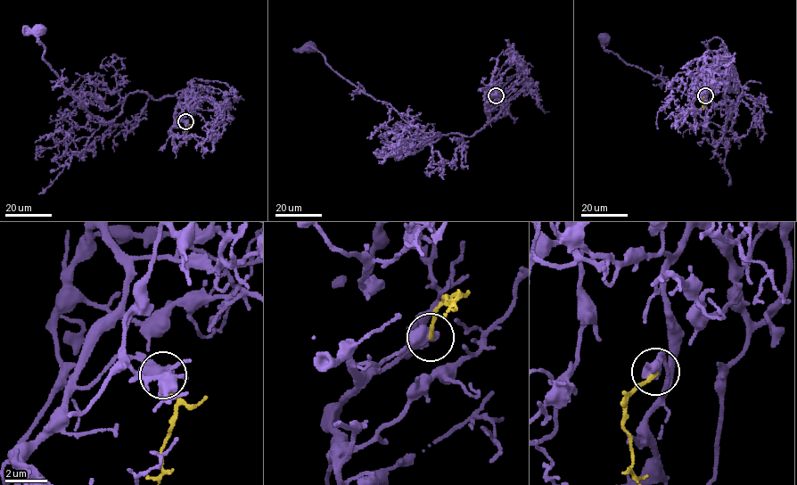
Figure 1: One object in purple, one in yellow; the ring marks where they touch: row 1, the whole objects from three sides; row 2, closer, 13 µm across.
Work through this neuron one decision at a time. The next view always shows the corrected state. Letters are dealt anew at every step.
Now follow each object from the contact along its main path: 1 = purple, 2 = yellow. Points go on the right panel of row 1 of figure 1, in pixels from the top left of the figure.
1: (705, 95), (710, 79), (717, 90), (719, 76), (734, 69), (718, 105), (624, 62), (603, 37)
2: (705, 95), (702, 99), (703, 109)

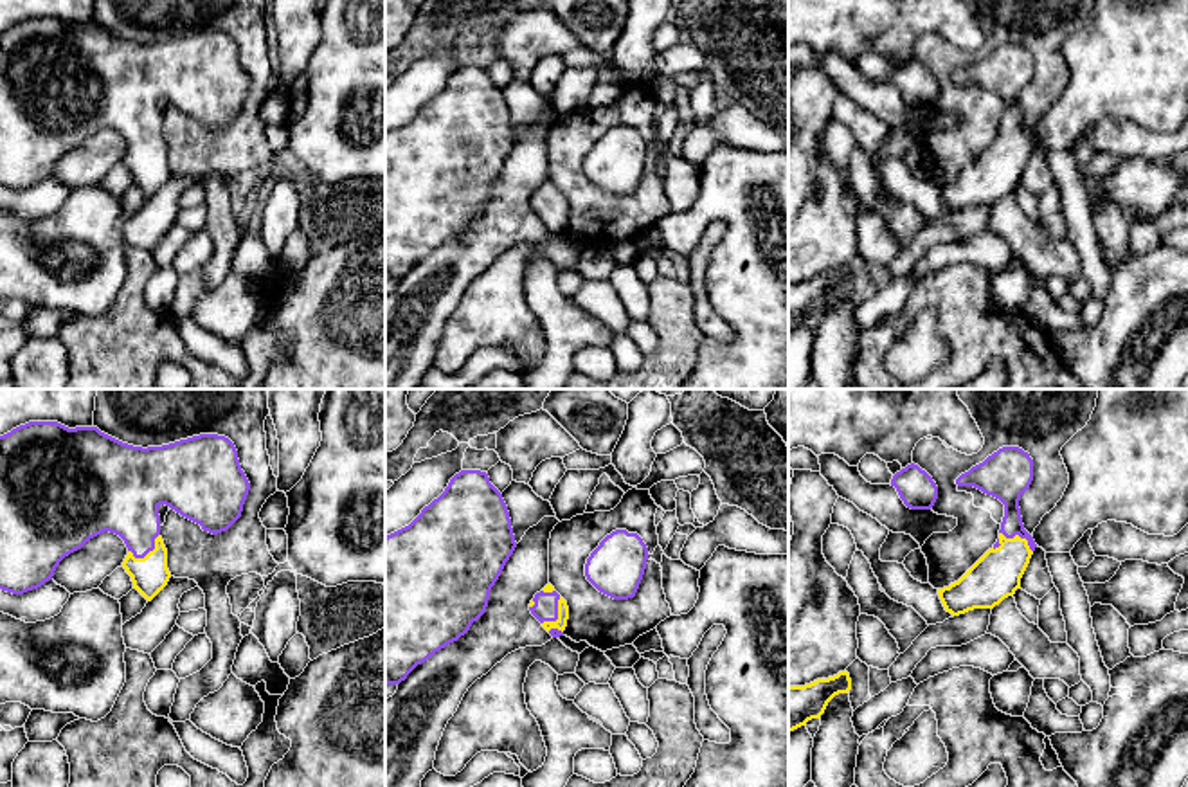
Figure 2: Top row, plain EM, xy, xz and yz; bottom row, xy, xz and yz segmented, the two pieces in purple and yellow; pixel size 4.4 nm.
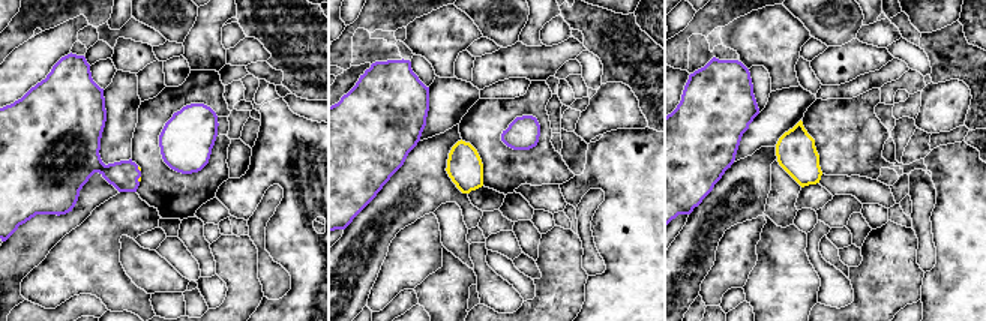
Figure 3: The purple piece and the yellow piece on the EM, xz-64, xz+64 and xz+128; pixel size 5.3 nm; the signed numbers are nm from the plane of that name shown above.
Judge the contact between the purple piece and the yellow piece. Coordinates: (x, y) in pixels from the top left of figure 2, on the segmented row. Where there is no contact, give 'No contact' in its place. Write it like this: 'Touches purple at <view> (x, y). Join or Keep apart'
Touches purple at xy (148, 551). Join

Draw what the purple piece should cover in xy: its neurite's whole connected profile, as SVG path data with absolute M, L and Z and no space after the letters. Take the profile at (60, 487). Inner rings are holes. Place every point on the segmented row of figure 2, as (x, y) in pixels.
M29 421L0 436L0 589L23 594L52 580L59 562L81 549L90 538L110 531L119 535L128 555L122 567L137 589L151 602L169 582L167 549L160 537L158 506L166 504L182 517L218 535L227 531L243 511L250 483L241 470L234 443L218 434L200 434L162 447L133 447L97 427L68 429L58 421Z

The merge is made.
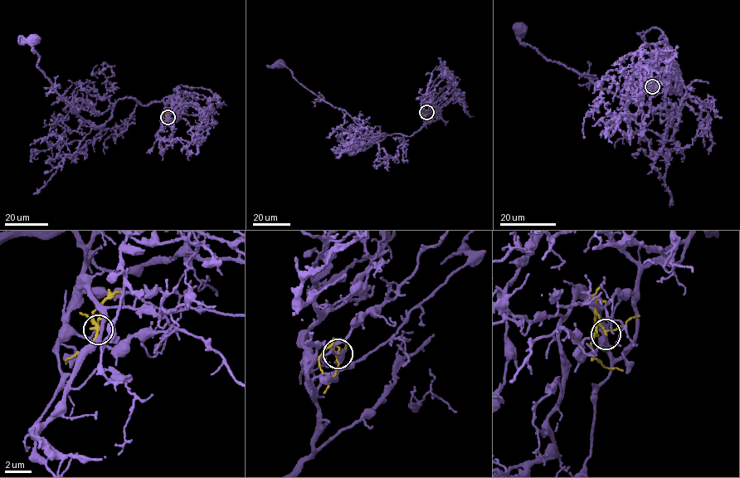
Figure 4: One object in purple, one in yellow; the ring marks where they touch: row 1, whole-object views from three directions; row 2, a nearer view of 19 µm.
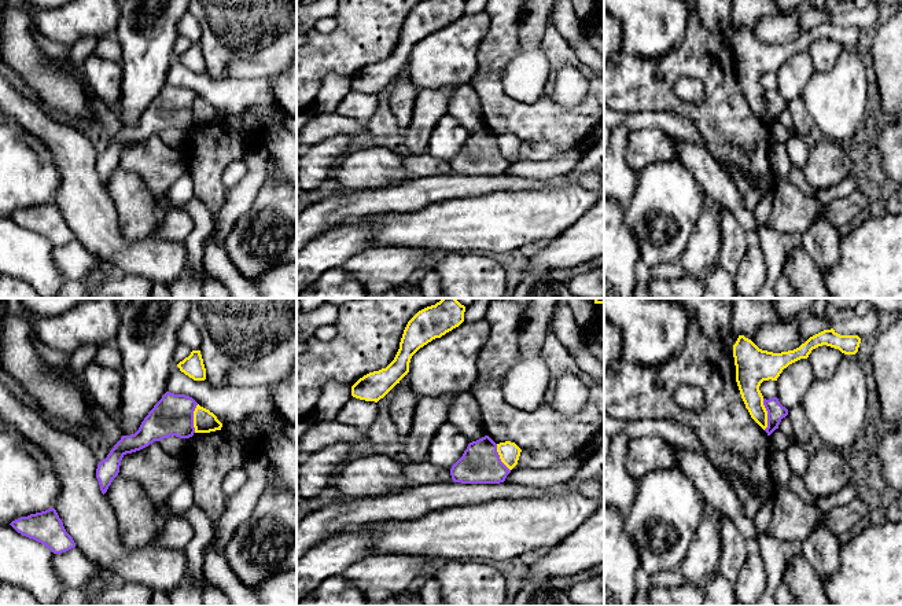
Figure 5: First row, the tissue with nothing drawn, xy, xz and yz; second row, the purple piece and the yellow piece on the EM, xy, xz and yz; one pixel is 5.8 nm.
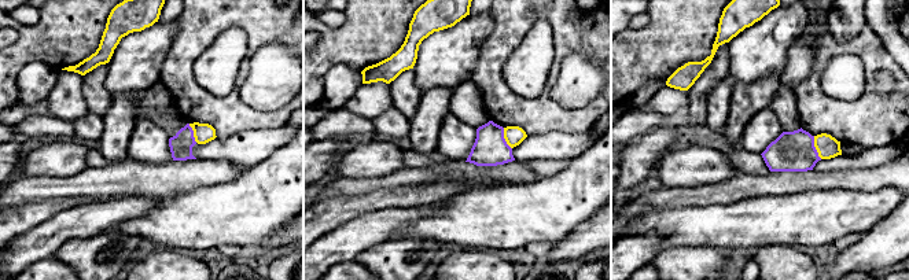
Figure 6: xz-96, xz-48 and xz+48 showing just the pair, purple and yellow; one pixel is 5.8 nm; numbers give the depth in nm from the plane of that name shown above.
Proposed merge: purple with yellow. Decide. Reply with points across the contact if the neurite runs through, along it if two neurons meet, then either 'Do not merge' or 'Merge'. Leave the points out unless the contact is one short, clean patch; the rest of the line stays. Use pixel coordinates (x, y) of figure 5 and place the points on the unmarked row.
Boundary: yz (762, 91), (766, 103), (765, 121). Do not merge

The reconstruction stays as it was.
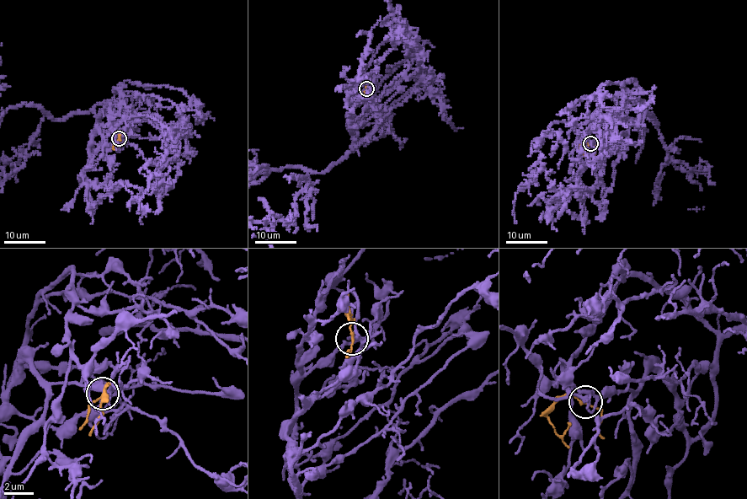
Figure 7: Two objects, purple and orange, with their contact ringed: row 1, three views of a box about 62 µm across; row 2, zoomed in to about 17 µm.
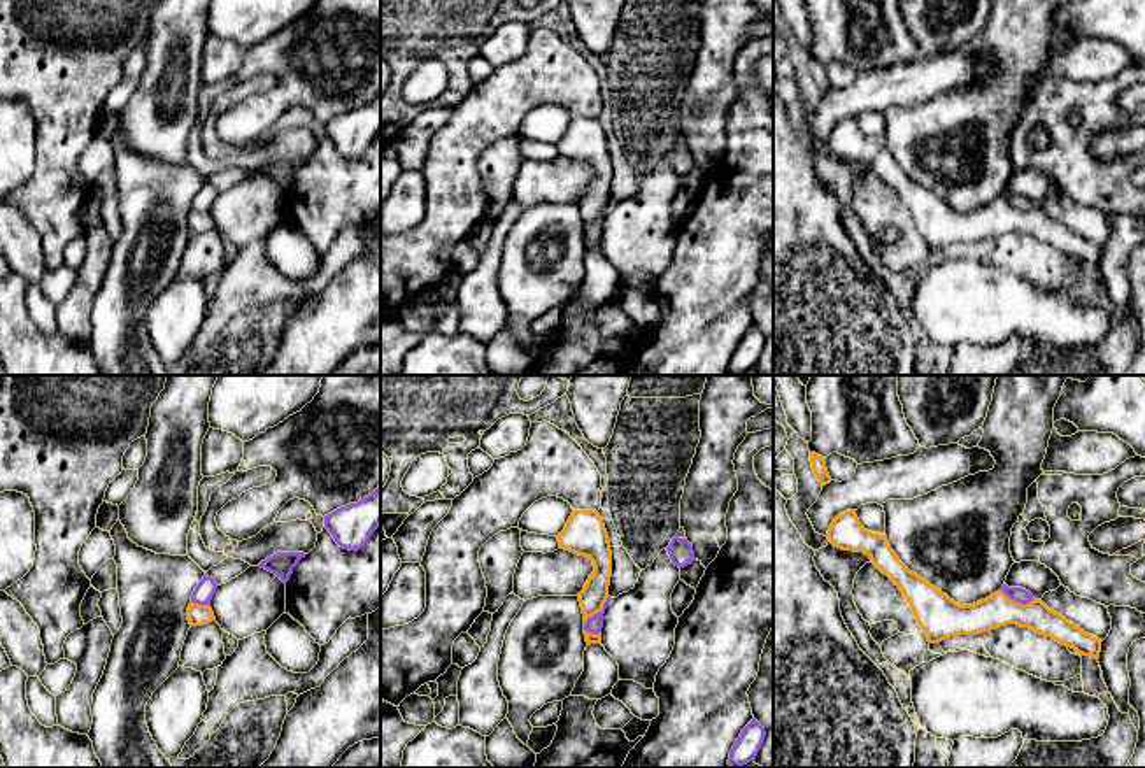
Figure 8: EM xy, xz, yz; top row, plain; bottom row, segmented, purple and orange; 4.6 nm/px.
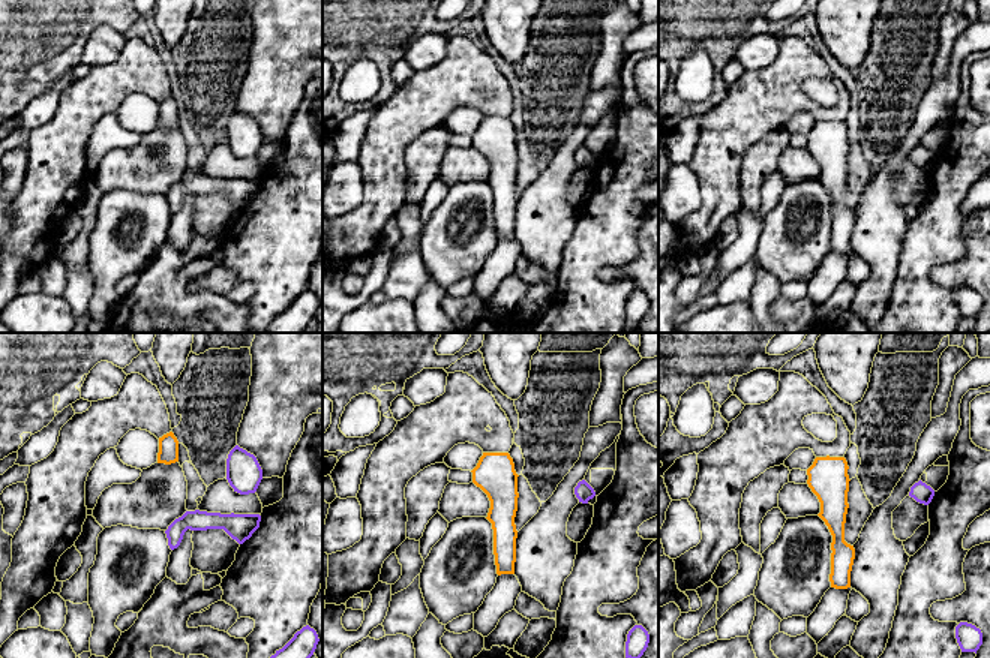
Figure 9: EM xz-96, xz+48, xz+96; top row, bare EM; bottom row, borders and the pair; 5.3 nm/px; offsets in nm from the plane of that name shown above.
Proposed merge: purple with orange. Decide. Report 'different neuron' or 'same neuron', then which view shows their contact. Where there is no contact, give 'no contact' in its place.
different neuron | yz

